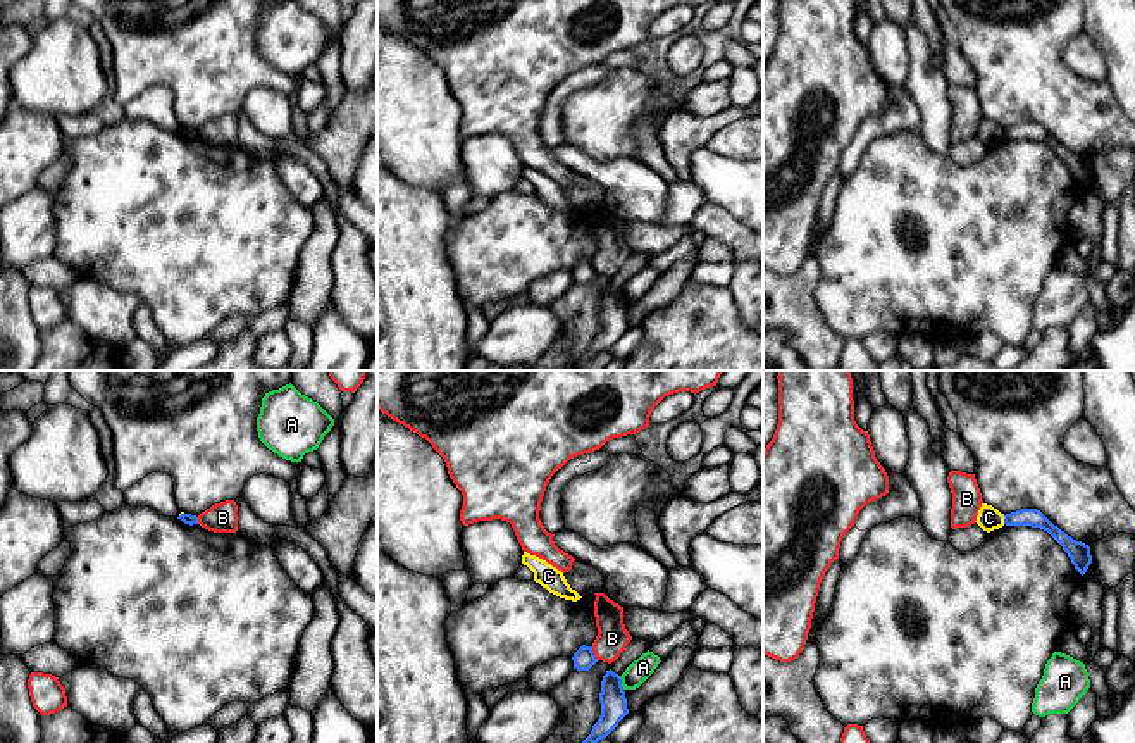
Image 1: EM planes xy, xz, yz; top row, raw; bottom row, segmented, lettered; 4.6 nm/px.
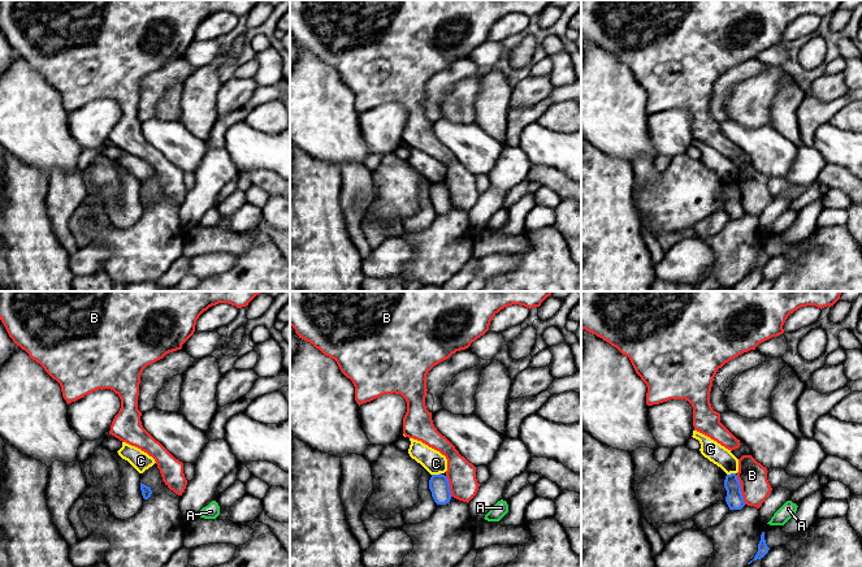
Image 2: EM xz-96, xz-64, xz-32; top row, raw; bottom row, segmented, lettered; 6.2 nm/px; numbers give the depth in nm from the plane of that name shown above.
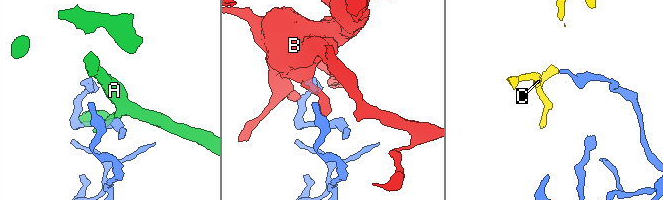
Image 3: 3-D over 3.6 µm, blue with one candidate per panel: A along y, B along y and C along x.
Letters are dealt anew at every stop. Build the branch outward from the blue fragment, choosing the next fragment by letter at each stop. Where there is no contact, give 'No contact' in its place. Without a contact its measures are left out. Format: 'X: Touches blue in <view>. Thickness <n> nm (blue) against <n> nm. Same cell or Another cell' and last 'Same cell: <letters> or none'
A: Touches blue in xz. Thickness 130 nm (blue) against 100 nm. Another cell
B: Touches blue in xz. Thickness 100 nm (blue) against 150 nm. Another cell
C: Touches blue in yz. Thickness 90 nm (blue) against 110 nm. Another cell
Same cell: none

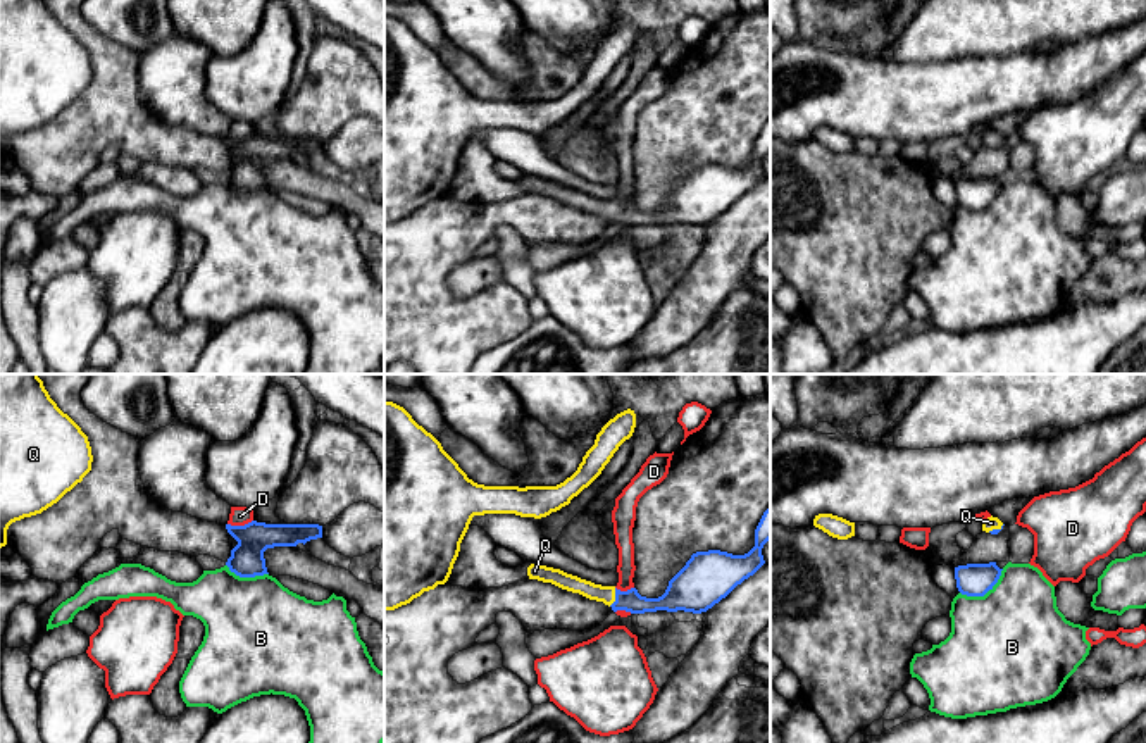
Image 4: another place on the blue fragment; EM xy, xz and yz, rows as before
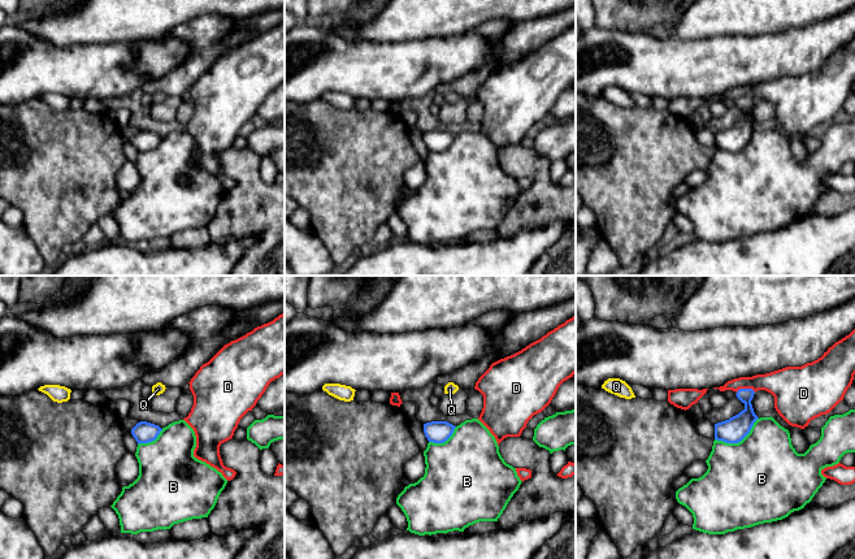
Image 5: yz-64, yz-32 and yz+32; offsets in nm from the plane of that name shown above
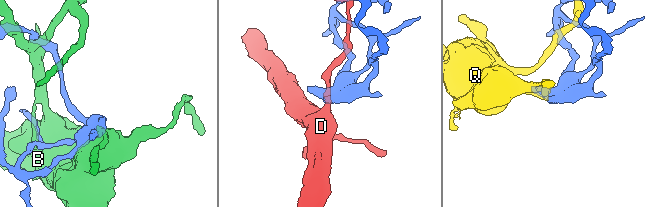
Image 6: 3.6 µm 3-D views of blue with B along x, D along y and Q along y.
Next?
B: Touches blue in yz. Thickness 160 nm (blue) against 500 nm. Another cell
D: Touches blue in xy. Thickness 160 nm (blue) against 90 nm. Another cell
Q: Touches blue in xz. Thickness 100 nm (blue) against 80 nm. Same cell
Same cell: Q

